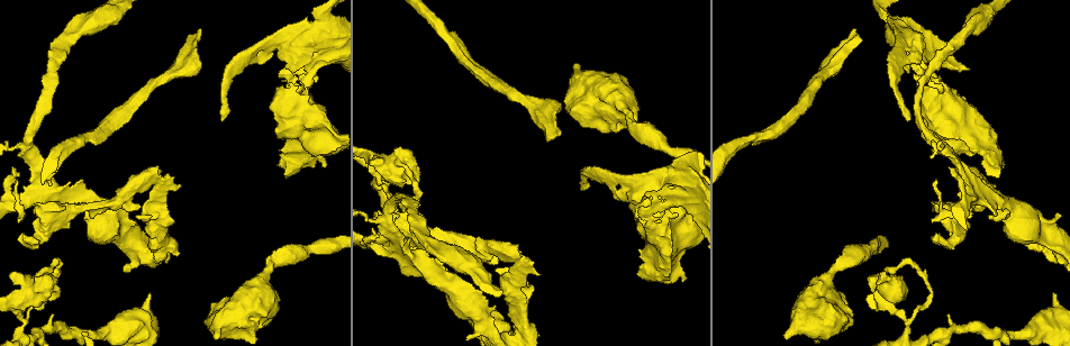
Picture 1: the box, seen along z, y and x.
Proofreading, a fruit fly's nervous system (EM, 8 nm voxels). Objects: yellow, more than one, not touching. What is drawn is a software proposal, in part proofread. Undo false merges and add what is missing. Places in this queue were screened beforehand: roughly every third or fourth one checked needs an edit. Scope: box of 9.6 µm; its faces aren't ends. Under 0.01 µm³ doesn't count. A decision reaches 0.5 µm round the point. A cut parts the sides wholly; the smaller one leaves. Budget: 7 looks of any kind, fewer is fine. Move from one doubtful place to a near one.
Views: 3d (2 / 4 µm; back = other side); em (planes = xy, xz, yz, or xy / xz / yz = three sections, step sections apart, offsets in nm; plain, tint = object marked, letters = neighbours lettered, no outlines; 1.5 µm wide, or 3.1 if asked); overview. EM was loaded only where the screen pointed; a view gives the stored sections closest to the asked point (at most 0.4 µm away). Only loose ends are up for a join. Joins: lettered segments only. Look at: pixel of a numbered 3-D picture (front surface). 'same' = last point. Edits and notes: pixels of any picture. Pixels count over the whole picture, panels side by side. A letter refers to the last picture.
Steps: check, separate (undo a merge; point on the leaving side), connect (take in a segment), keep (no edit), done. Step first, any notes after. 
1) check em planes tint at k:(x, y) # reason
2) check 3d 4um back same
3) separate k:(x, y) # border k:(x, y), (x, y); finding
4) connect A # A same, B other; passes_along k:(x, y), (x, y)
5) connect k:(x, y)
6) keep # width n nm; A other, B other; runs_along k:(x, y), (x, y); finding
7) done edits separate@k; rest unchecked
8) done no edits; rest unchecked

check 3d 4um at 1:(854, 29) # free end

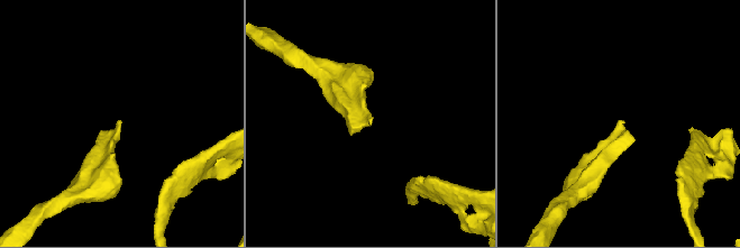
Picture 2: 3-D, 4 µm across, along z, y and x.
check em planes tint at 2:(624, 121) # need the tissue

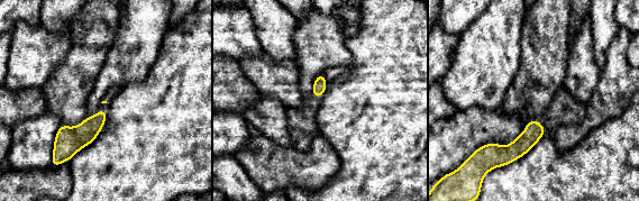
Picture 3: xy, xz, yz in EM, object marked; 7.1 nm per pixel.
check em planes letters same # see the neighbours

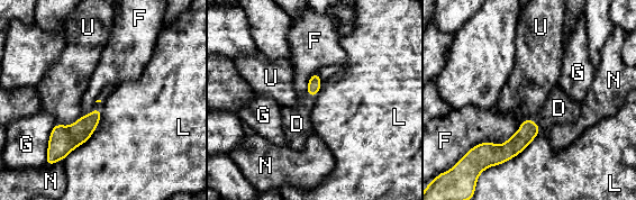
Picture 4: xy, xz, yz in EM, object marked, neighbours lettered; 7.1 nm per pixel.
connect D # D same, F other, G other, L other, N other, U other; passes_along 4:(528, 129), (537, 125), (559, 108); the neuron continues

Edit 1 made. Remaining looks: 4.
check overview # redraw

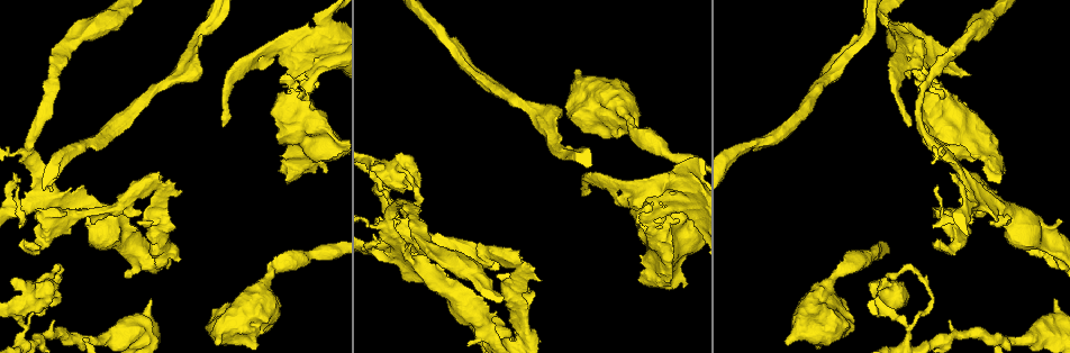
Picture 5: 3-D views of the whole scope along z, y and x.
check 3d 2um at 5:(690, 169) # touches itself

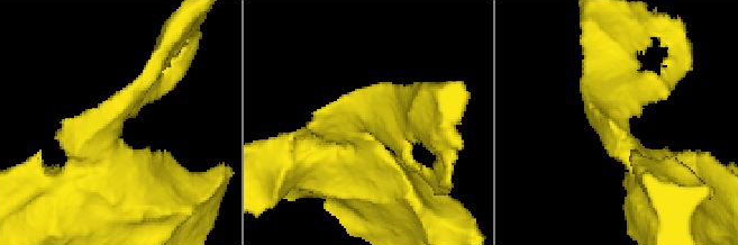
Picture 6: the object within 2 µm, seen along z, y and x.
check em planes letters at 6:(364, 113) # shape alone is not enough

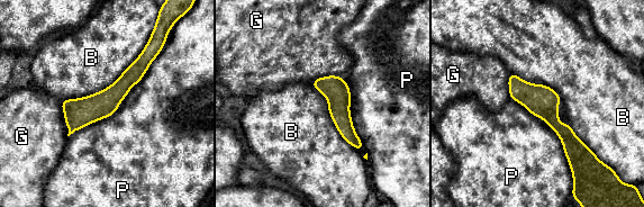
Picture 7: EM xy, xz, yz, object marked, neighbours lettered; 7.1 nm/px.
separate 7:(542, 101) # B other, G other, P other; part_leaving 7:(146, 52), (135, 72), (71, 129); a second neuron is stuck on

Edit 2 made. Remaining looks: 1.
done edits connect@4, separate@7; rest unchecked

